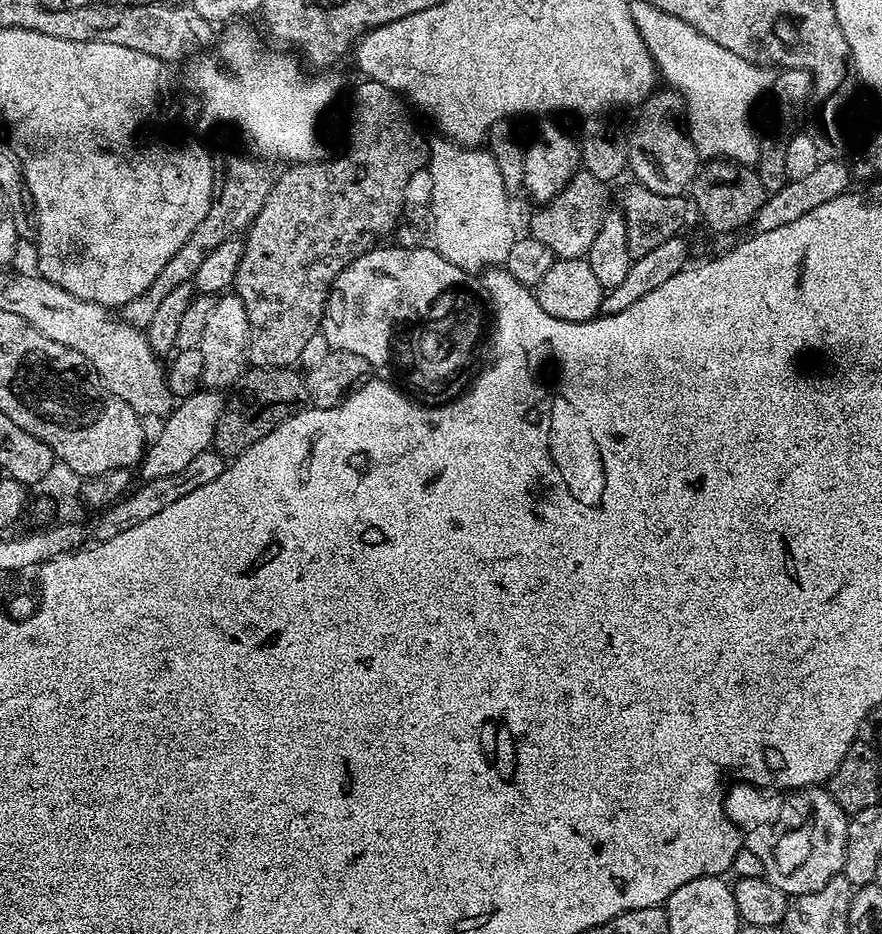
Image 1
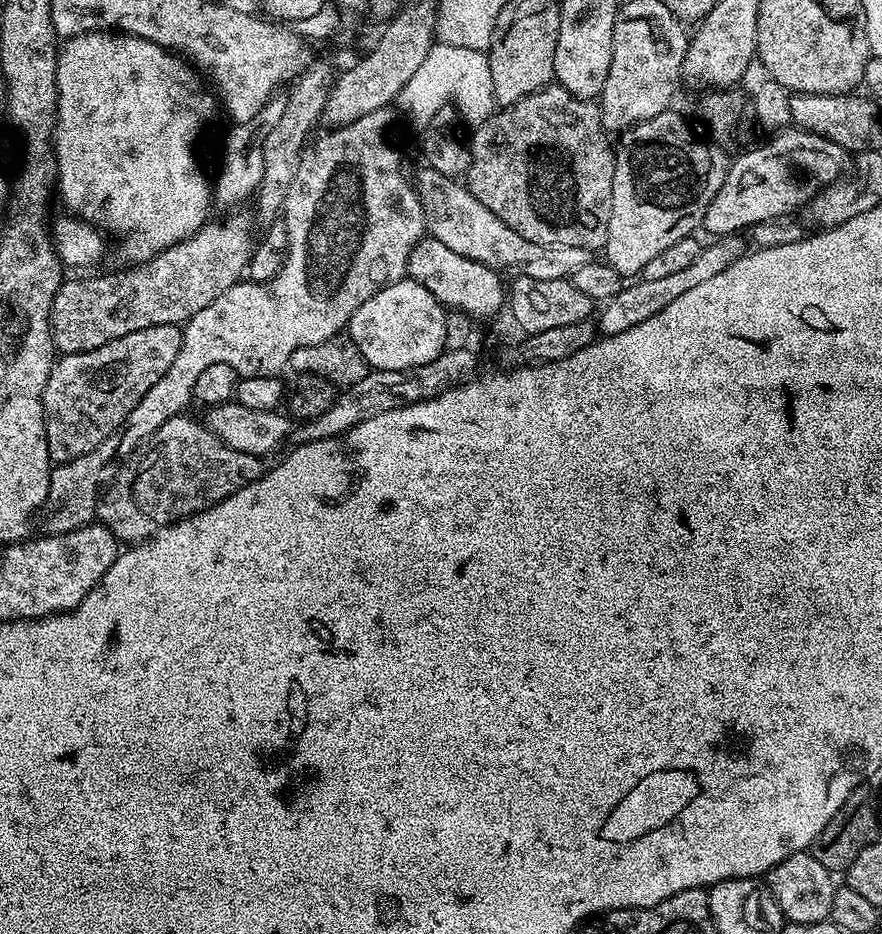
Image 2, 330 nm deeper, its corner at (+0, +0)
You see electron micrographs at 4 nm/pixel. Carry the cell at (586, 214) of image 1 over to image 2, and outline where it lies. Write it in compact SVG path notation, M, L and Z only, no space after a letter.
M553 82L518 102L501 107L493 112L489 120L477 123L475 128L476 133L472 136L472 142L470 141L472 165L469 166L466 173L466 186L472 191L474 198L478 198L478 202L482 202L482 206L486 206L486 210L498 214L498 218L502 218L502 222L506 222L506 226L510 226L510 230L522 234L522 238L530 238L530 242L538 242L546 246L582 246L591 253L603 249L606 234L610 230L610 198L614 190L616 149L613 141L608 141L610 132L604 126L599 103L580 100L574 94L570 94L570 90Z

